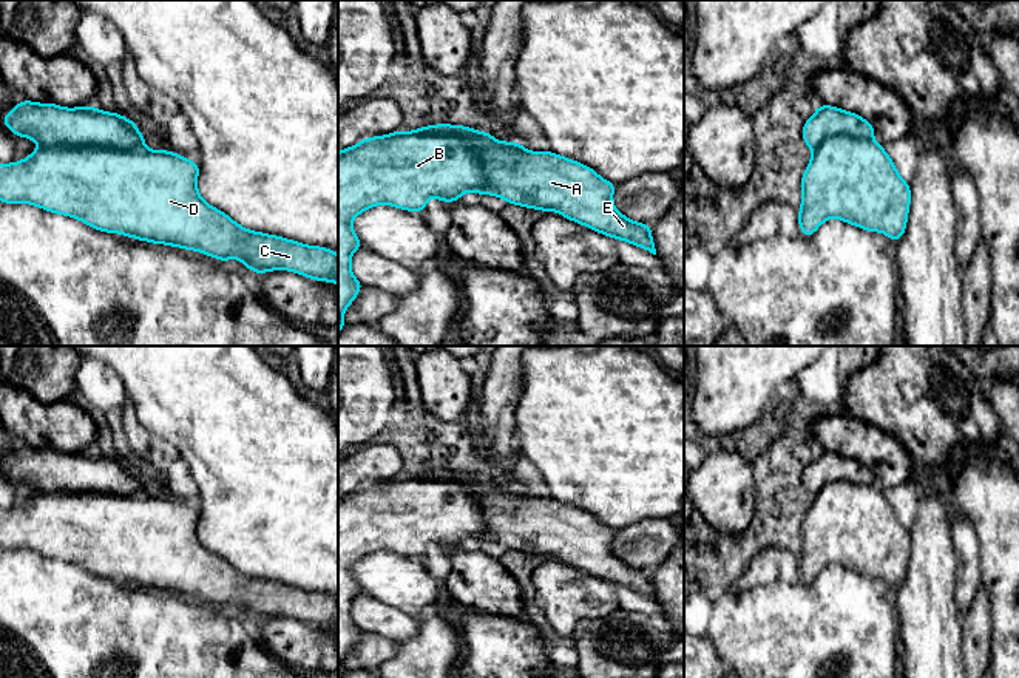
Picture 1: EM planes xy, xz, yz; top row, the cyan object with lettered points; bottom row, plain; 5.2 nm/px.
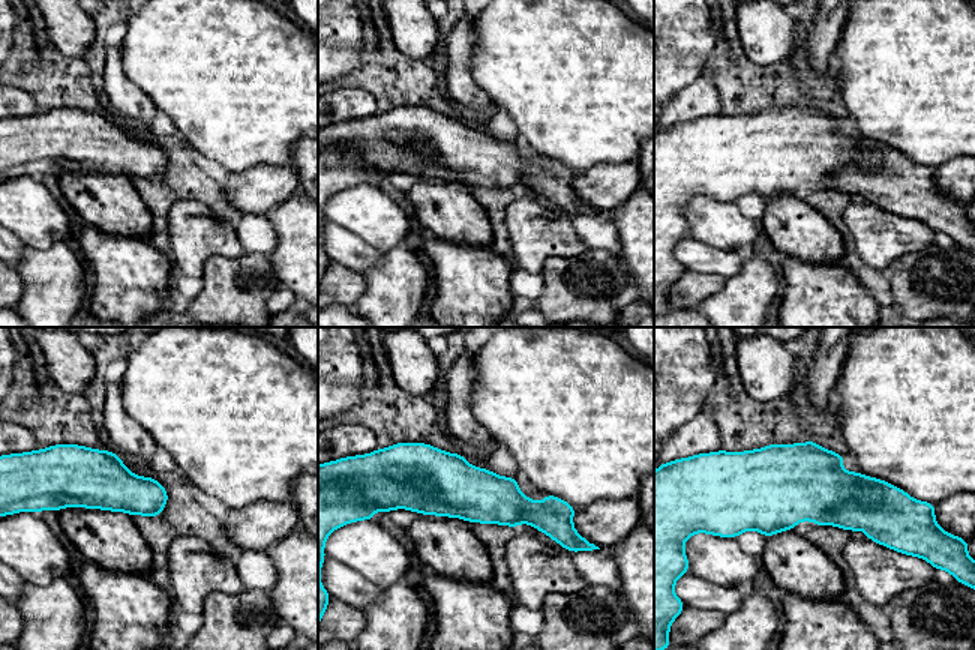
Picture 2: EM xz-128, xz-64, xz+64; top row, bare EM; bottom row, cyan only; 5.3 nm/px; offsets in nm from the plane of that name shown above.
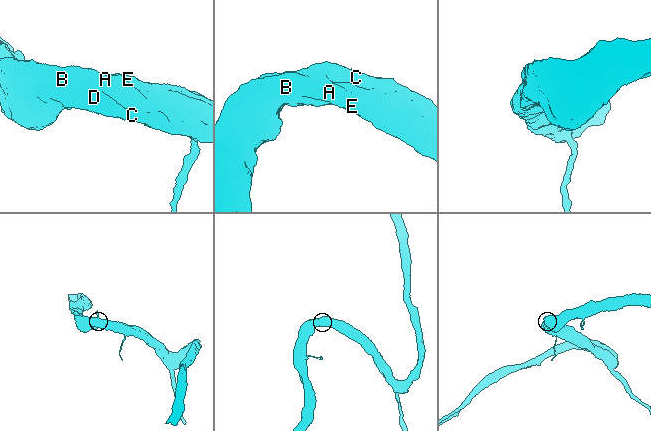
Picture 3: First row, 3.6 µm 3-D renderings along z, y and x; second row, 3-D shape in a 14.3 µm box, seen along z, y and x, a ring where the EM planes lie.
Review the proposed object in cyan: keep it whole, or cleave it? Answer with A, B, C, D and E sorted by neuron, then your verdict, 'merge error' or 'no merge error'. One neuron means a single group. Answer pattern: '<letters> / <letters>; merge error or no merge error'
A B C D E; no merge error

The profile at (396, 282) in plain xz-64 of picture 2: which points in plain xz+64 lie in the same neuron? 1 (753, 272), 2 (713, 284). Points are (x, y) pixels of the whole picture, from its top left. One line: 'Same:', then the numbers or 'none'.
Same: 1

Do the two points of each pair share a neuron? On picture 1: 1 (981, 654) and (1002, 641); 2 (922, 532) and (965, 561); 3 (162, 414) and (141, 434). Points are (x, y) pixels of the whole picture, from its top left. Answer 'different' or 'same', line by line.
1: different
2: different
3: different

